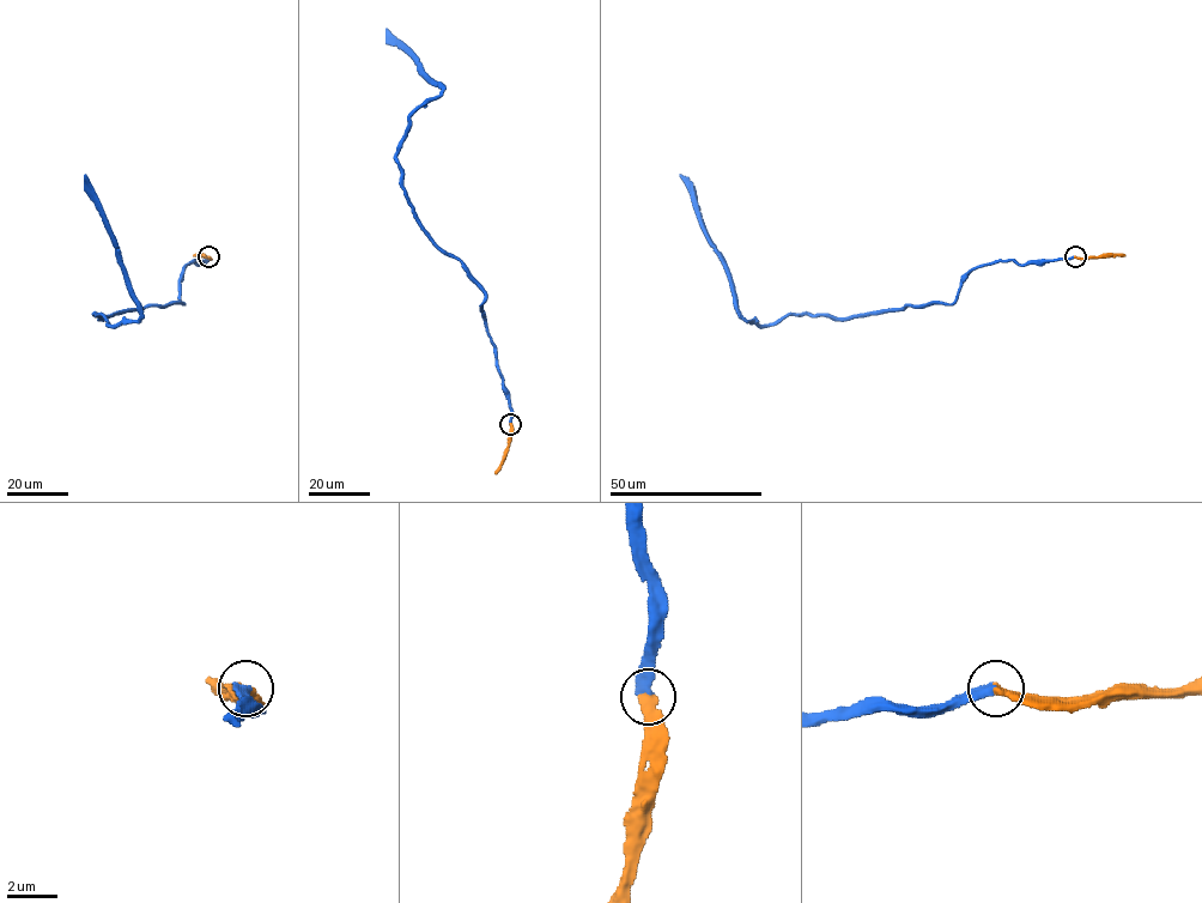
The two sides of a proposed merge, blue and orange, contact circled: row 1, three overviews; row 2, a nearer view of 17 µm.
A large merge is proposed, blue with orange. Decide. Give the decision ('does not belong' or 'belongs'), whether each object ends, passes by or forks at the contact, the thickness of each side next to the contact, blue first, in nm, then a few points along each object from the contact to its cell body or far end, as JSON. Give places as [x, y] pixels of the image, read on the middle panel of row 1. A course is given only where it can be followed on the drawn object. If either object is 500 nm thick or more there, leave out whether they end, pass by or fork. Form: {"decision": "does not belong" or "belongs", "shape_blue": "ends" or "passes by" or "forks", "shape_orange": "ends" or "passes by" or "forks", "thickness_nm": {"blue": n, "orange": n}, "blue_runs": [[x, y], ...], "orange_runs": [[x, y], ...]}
{"decision": "belongs", "shape_blue": "ends", "shape_orange": "ends", "thickness_nm": {"blue": 360, "orange": 440}, "blue_runs": [[510, 423], [509, 393], [481, 311], [485, 291], [420, 223], [396, 157], [411, 115], [442, 89], [387, 29]], "orange_runs": [[510, 423], [508, 450], [496, 474]]}

